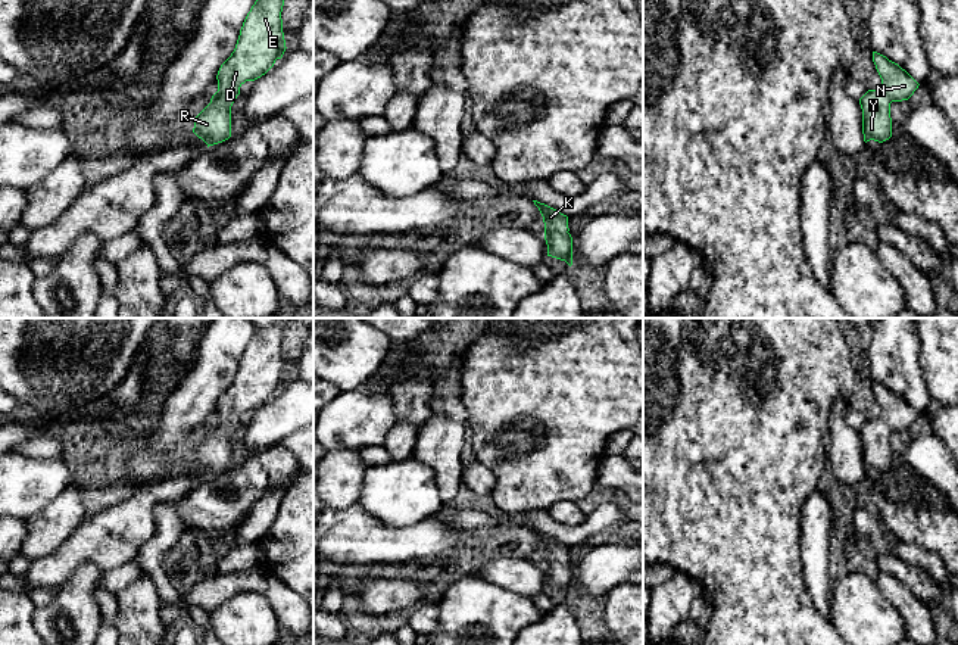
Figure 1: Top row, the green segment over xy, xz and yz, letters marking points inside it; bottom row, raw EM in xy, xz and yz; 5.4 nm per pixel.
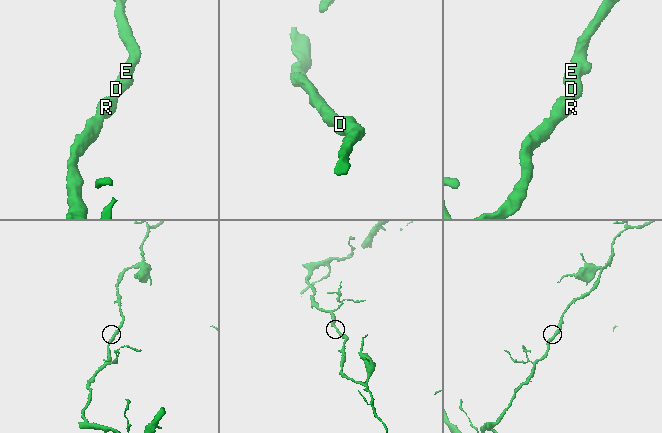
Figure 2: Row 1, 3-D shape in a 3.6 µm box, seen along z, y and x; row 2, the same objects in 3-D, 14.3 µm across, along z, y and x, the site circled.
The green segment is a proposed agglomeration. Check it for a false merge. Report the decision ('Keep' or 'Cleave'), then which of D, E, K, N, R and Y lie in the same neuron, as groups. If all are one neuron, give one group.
Keep. Groups: D E K N R Y

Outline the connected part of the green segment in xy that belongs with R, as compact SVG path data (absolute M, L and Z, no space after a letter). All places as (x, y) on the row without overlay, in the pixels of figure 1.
M280 318L256 328L247 343L231 386L221 395L218 421L196 446L193 462L207 477L231 467L231 436L246 411L265 405L285 381L281 342L285 327L294 318Z

